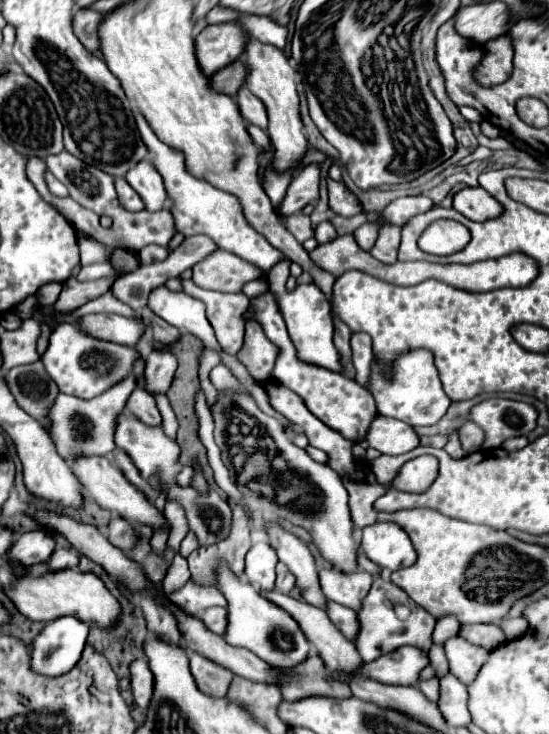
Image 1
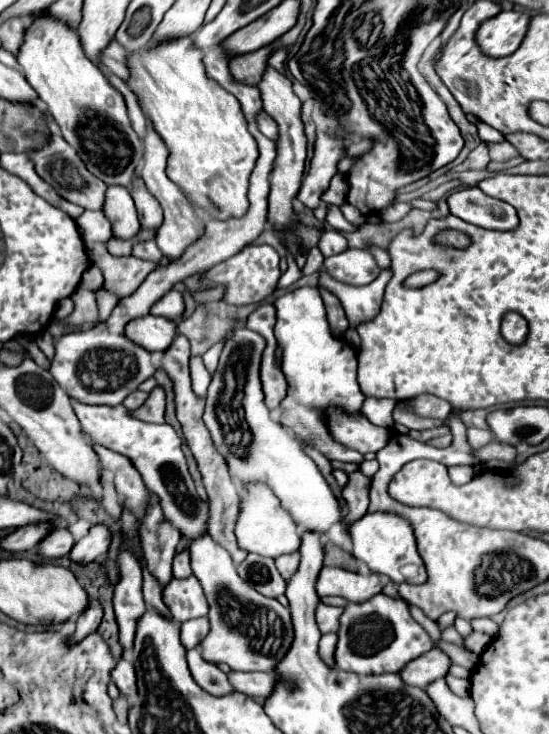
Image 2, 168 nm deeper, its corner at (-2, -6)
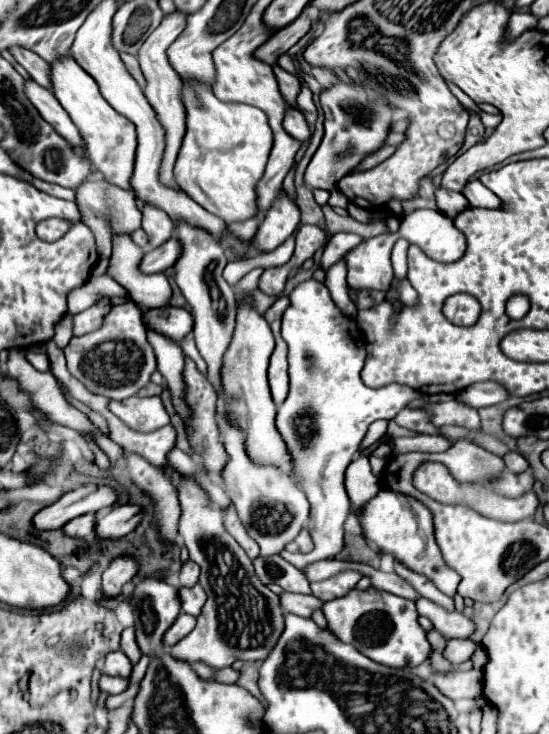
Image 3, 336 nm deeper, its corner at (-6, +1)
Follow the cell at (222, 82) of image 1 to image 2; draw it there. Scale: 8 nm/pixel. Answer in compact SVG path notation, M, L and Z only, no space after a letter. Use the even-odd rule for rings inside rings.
M271 43L257 51L251 51L245 55L235 55L229 61L229 69L231 69L231 75L235 77L235 81L247 83L247 85L257 85L267 67L267 59L273 53L273 49L275 49L275 45Z

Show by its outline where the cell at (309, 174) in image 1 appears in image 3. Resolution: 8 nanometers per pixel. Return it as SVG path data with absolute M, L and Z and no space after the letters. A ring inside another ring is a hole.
M339 82L321 94L321 108L325 112L325 136L305 170L305 184L309 188L333 190L337 182L349 174L369 152L379 150L389 134L389 120L393 108L385 100L361 84Z

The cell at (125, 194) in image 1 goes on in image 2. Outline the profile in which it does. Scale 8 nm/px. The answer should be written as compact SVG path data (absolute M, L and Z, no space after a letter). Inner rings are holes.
M107 187L103 201L103 215L111 223L111 231L115 239L133 239L139 233L137 209L133 205L133 197L125 187Z

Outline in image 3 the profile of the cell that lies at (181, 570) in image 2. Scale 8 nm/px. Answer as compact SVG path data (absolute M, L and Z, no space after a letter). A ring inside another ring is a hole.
M187 560L183 562L181 566L181 572L179 572L179 580L181 580L181 586L193 586L199 578L199 566L193 562L193 560Z

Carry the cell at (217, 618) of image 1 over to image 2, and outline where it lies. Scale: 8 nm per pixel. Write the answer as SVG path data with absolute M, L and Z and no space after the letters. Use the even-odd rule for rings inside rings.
M207 617L191 619L181 625L181 645L185 649L199 647L199 639L203 639L203 635L207 635Z

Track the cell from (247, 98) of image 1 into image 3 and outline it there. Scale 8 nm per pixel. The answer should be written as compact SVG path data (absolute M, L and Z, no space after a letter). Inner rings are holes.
M287 108L285 112L285 118L283 118L283 128L287 134L291 134L293 138L297 138L299 142L307 140L309 138L309 128L307 128L307 122L305 122L305 116L295 110L295 108Z

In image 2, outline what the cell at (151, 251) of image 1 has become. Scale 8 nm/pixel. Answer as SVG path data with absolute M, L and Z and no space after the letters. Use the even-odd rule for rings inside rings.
M153 239L135 243L131 255L133 257L139 257L139 259L149 259L149 261L155 261L155 263L159 263L161 257L163 257L163 255L159 255L159 247L155 247L155 241Z

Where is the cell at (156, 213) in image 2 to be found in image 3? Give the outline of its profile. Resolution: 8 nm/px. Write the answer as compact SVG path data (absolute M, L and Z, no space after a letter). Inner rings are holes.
M143 204L143 230L149 236L149 248L161 246L165 240L173 236L173 224L159 212L159 208L151 208L151 204Z

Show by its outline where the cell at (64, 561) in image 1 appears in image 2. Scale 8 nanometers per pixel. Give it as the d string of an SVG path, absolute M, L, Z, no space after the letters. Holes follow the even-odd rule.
M93 525L89 529L89 533L73 545L69 555L75 563L91 563L107 553L109 543L111 543L109 527L107 525Z

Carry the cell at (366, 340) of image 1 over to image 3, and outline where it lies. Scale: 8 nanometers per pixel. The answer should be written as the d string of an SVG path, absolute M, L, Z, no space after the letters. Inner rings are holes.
M377 420L369 427L365 438L363 439L359 451L367 448L377 442L381 437L386 434L388 426L387 420Z

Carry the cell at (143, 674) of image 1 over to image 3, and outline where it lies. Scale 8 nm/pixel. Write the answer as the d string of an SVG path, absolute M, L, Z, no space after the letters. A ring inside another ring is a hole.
M121 650L107 654L107 658L105 658L105 674L129 678L131 670L133 670L133 664L131 664L131 660L127 660L127 656L123 656Z

